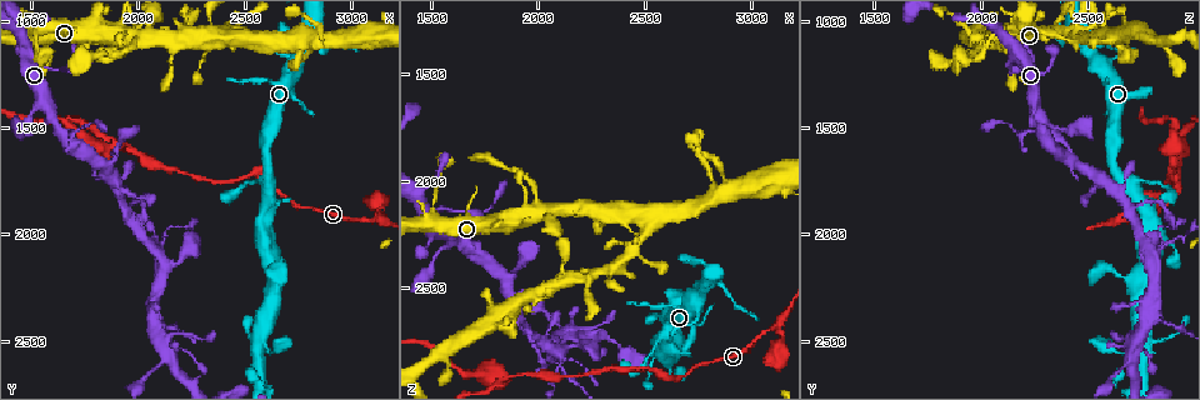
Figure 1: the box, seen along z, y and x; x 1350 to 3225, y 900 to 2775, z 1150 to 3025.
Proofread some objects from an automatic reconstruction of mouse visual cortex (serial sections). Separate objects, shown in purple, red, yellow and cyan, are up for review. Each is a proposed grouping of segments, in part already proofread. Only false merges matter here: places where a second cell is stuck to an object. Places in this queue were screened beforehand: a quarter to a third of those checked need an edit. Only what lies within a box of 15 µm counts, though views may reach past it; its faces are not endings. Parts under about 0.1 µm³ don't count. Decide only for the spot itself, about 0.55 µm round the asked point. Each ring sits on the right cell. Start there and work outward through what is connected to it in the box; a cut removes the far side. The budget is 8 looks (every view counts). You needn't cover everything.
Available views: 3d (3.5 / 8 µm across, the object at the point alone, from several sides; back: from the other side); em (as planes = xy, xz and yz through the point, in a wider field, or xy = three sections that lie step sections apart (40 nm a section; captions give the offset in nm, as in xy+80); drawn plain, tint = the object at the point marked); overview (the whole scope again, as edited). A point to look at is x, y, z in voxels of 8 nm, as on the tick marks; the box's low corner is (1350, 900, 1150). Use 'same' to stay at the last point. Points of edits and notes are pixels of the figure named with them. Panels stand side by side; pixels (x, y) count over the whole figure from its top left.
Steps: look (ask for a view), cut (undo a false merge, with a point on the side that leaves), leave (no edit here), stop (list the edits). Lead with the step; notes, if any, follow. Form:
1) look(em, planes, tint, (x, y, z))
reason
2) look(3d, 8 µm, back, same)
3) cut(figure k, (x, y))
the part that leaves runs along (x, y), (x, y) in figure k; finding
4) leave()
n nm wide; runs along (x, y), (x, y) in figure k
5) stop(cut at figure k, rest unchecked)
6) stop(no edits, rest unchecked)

look(3d, 8 µm, back, (2120, 1090, 2420))
sharp bend

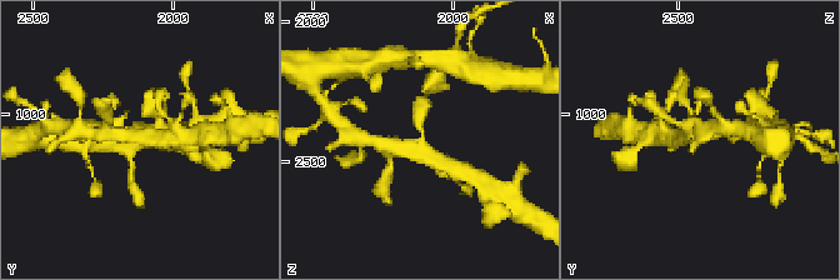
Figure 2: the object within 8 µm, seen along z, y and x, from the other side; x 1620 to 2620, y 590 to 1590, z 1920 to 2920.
look(em, xy, step 1, tint, same)

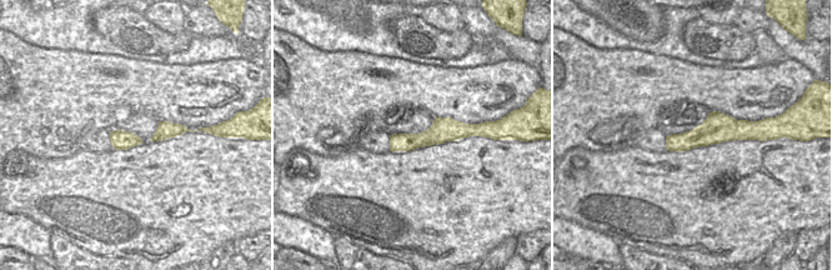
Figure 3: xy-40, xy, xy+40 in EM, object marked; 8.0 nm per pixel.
leave()
runs along (757, 125), (715, 129), (668, 145) in figure 3; continuous, no second cell

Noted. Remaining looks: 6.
look(3d, 3.5 µm, (2590, 1710, 2920))
sharp bend

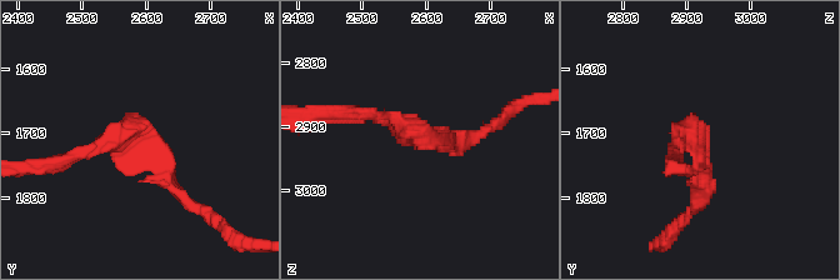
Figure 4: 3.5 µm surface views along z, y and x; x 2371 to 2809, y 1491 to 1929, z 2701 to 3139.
leave()
runs along (185, 199), (131, 130), (66, 160) in figure 4; continuous, no second cell

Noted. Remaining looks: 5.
look(3d, 8 µm, (1920, 1600, 2910))
sudden change in width

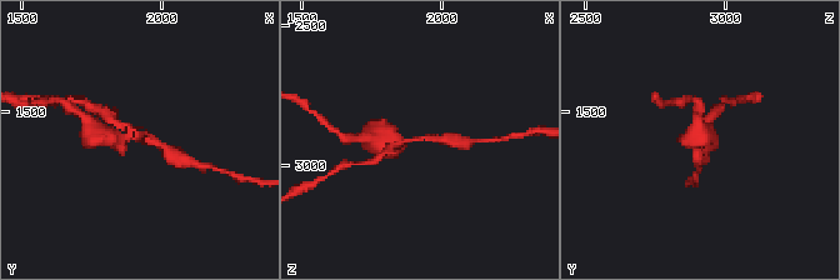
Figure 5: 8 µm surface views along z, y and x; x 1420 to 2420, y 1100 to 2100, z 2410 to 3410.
look(3d, 3.5 µm, (1930, 1600, 2900))
zoom in

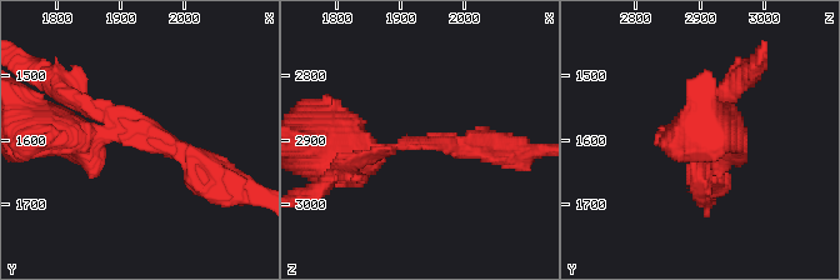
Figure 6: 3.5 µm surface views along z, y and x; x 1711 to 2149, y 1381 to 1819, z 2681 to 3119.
look(em, planes, tint, (1930, 1590, 2900))
now the EM

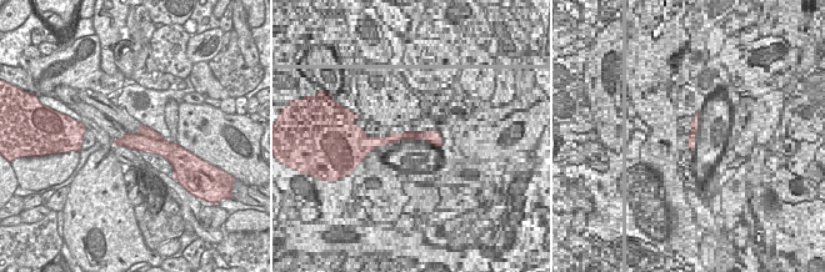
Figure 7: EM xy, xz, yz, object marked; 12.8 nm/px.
cut(figure 6, (68, 154))
300 nm wide; the part that leaves runs along (139, 135), (70, 135), (35, 124) in figure 6; two cells meet here

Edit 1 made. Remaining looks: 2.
look(3d, 3.5 µm, (3100, 1930, 2690))
two arms in line, one across

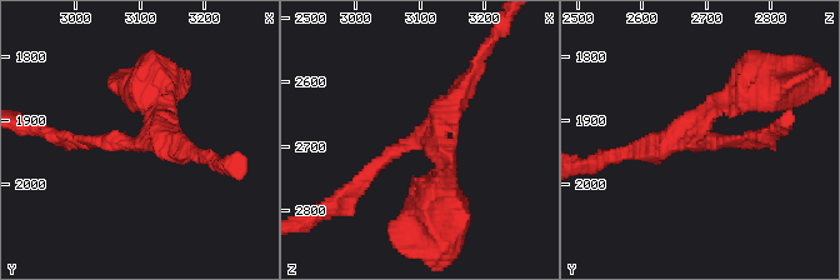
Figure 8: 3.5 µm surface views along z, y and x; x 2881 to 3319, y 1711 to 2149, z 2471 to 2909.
look(em, xy, step 5, tint, (3090, 1935, 2695))
3 arms; arms of 150, 150, 250 nm; need the tissue

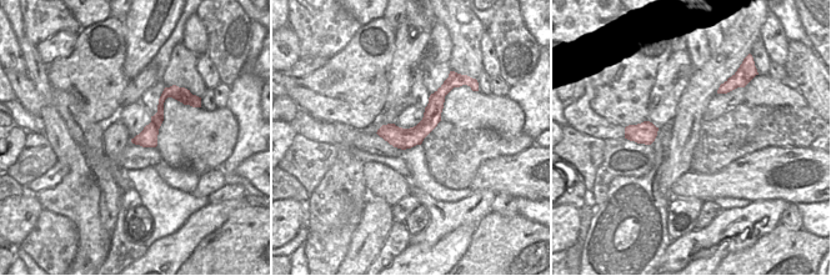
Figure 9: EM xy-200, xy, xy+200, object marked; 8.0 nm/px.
leave()
runs along (450, 84), (415, 134), (381, 133) in figure 9; all the same cell

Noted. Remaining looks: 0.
stop(cut at figure 6, rest unchecked)

